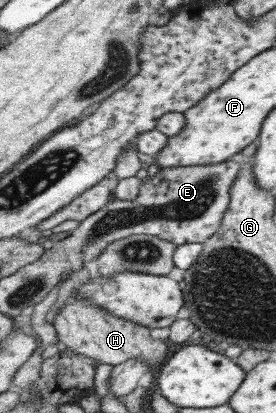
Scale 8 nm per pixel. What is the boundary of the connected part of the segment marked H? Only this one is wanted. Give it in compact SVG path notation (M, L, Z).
M70 297L57 312L55 329L61 346L111 366L122 365L128 359L145 359L152 371L157 372L157 365L161 365L169 353L165 340L153 339L147 326L117 316L91 300L75 300Z

